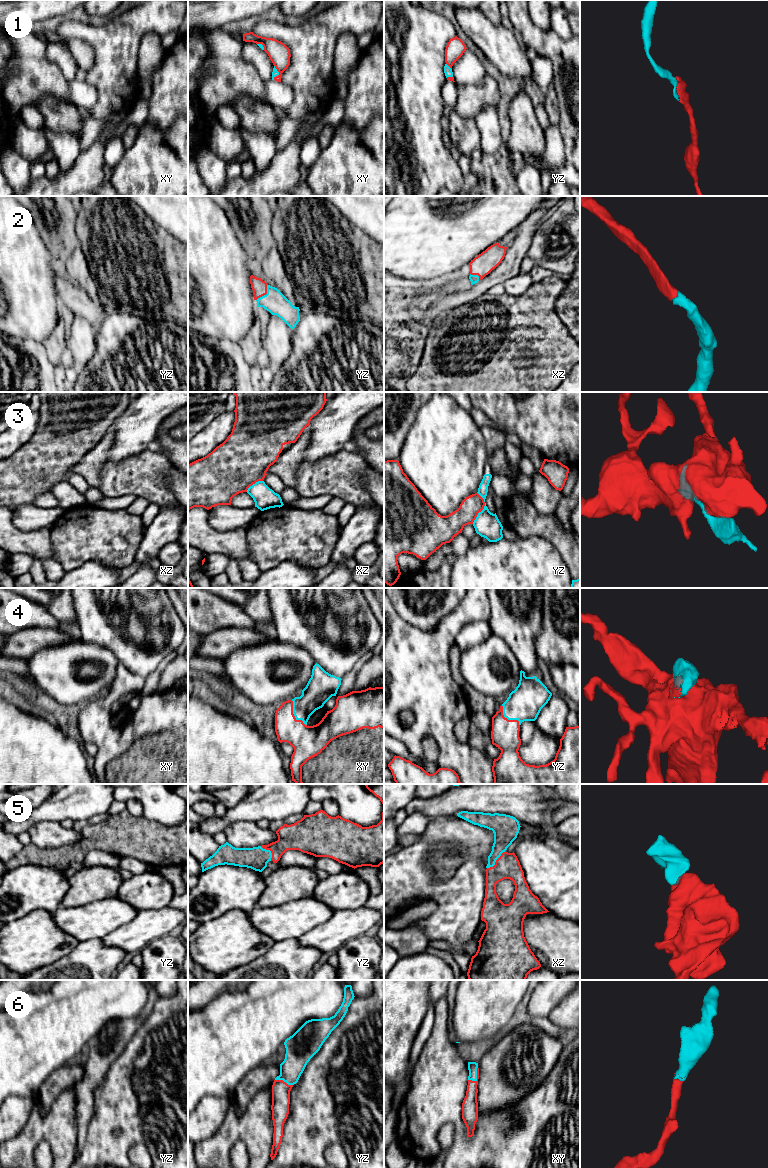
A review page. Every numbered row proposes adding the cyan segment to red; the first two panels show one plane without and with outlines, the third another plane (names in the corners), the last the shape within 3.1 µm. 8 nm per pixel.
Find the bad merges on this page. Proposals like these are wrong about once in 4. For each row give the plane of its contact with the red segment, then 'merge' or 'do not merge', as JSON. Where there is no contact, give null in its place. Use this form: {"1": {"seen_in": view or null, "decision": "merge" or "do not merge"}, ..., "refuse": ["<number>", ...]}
{"1": {"seen_in": "yz", "decision": "merge"}, "2": {"seen_in": "yz", "decision": "merge"}, "3": {"seen_in": "yz", "decision": "do not merge"}, "4": {"seen_in": "xy", "decision": "merge"}, "5": {"seen_in": "xz", "decision": "merge"}, "6": {"seen_in": "xy", "decision": "merge"}, "refuse": ["3"]}

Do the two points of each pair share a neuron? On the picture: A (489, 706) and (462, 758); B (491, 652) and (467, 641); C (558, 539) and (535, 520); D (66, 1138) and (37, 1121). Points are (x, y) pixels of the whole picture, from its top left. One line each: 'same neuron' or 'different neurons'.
A: different neurons
B: different neurons
C: same neuron
D: same neuron

